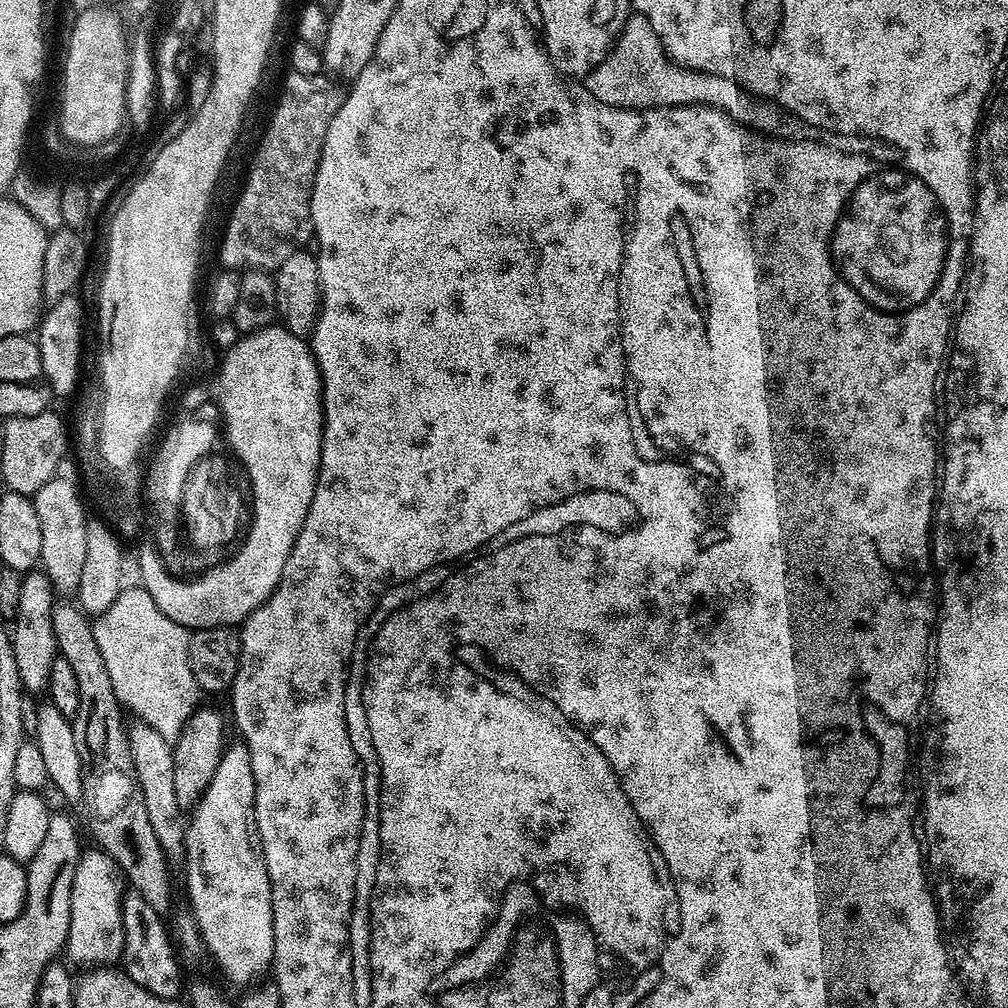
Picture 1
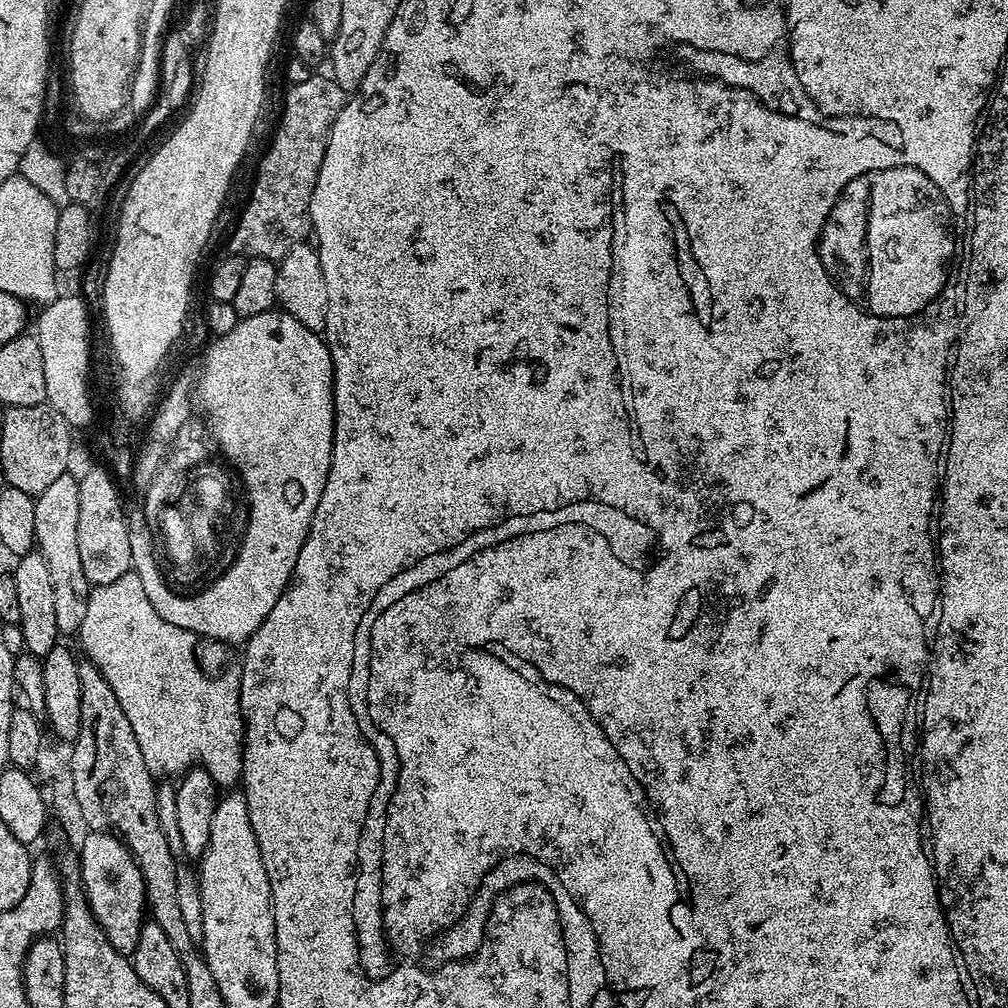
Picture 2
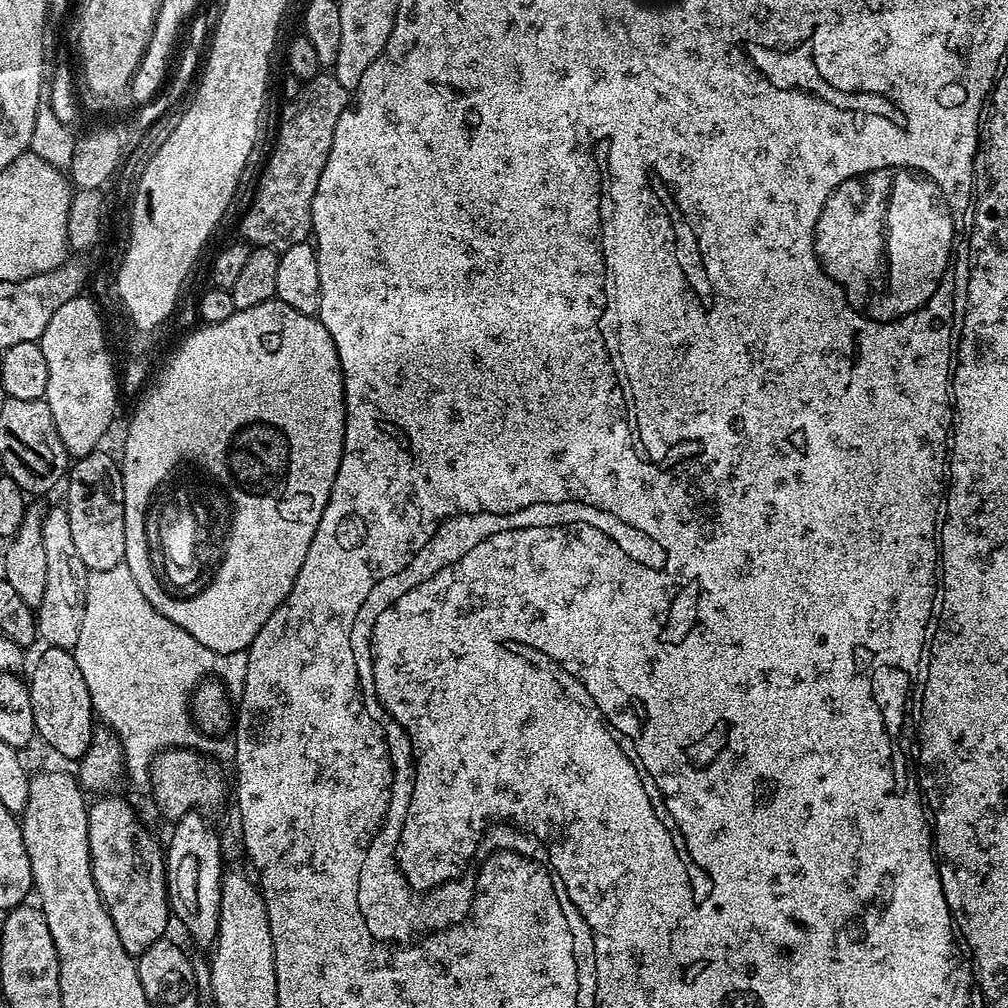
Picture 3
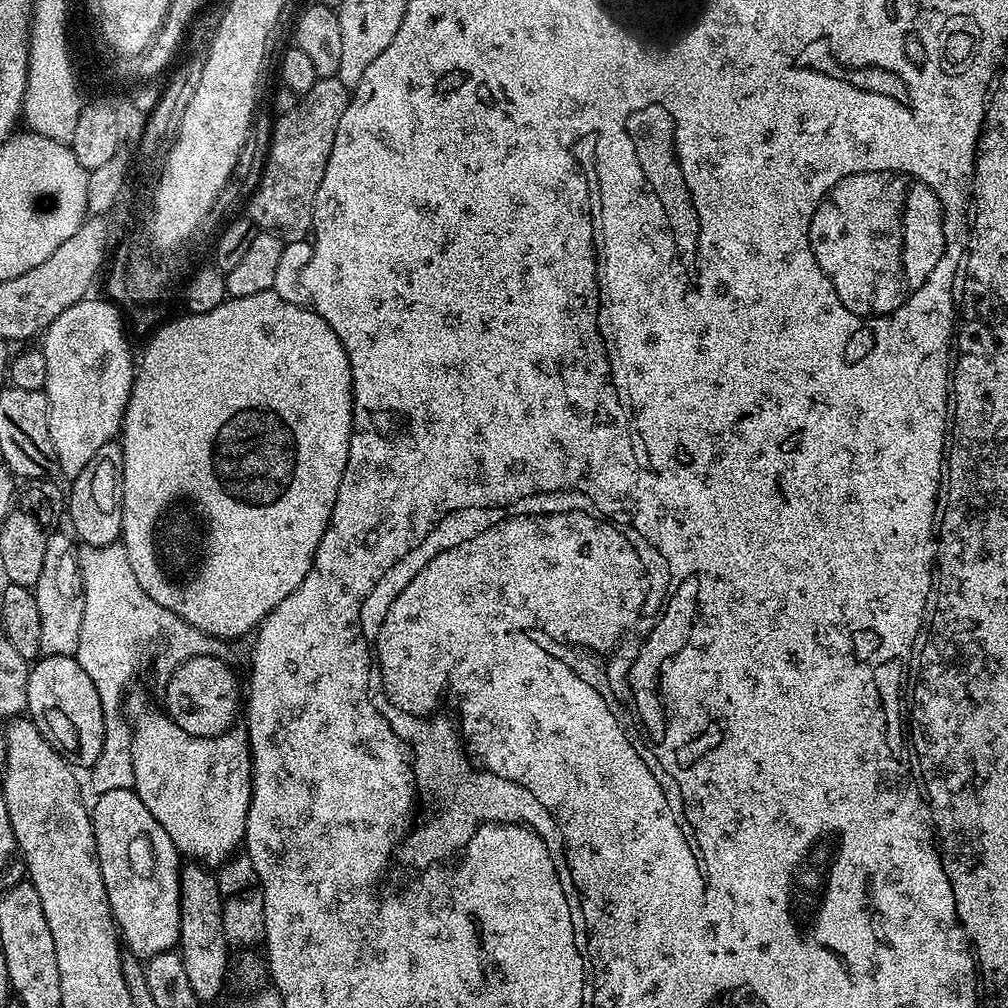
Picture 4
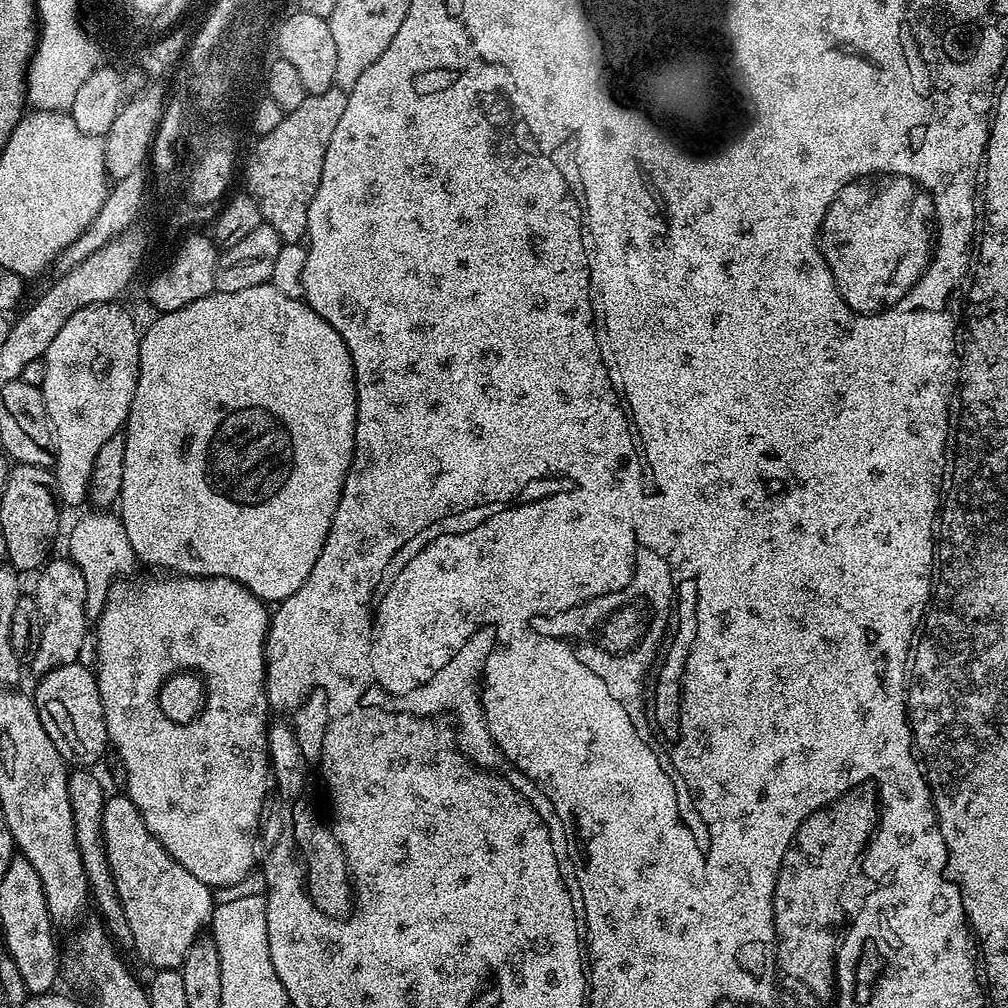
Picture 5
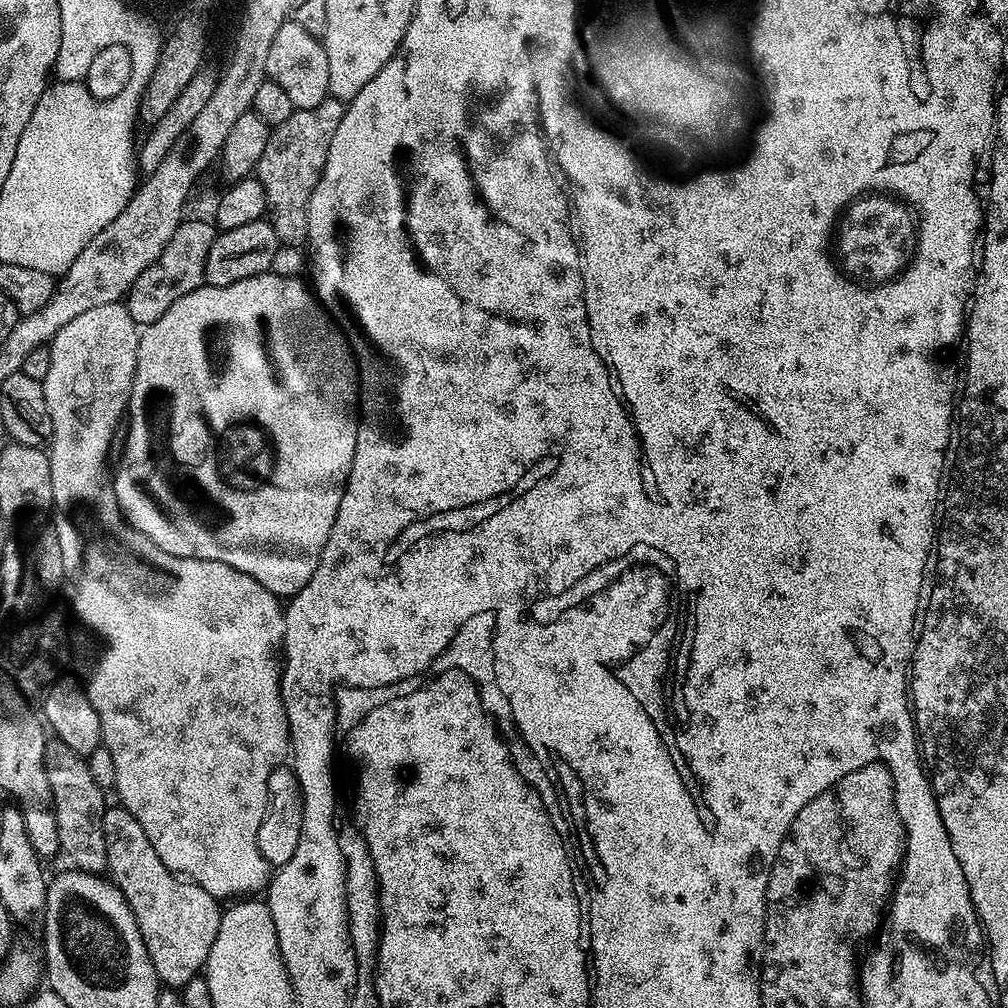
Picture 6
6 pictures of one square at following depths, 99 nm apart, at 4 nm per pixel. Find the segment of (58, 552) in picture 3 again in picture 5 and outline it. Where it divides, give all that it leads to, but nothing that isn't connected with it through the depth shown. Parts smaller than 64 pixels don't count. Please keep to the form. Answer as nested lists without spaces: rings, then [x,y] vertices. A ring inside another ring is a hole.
[[[49,559],[39,569],[36,578],[34,595],[42,614],[42,638],[38,642],[38,650],[30,657],[30,664],[36,671],[35,675],[41,677],[58,666],[79,661],[80,651],[90,636],[90,617],[87,612],[86,581],[82,570],[72,559]]]

